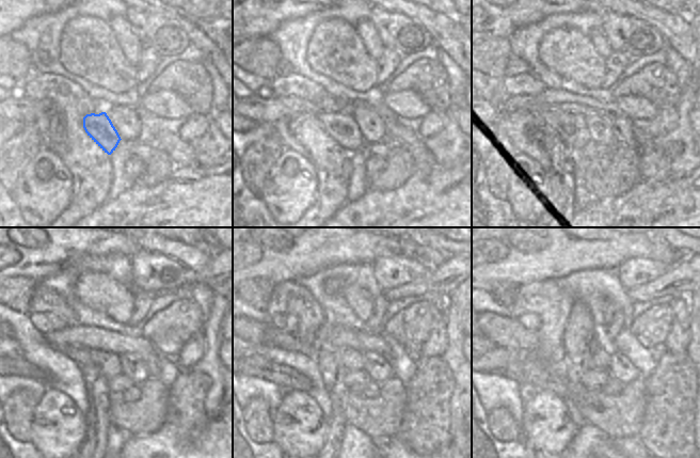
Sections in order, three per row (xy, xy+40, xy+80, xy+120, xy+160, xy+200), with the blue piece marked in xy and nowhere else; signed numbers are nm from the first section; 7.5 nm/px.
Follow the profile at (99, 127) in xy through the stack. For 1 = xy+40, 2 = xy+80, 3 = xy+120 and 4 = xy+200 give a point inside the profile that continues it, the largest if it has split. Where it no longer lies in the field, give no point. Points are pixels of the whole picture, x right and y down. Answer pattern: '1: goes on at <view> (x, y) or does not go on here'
1: goes on at xy+40 (340, 126)
2: goes on at xy+80 (572, 128)
3: goes on at xy+120 (109, 364)
4: goes on at xy+200 (600, 359)

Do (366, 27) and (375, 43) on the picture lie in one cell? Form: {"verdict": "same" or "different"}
{"verdict": "same"}

